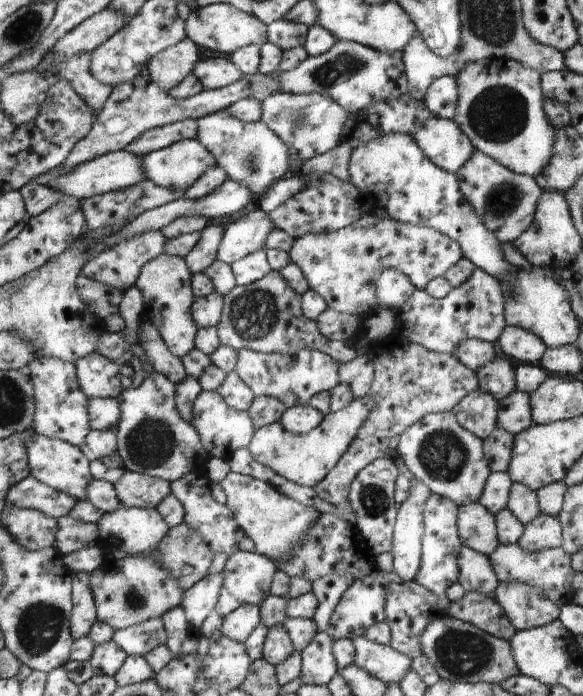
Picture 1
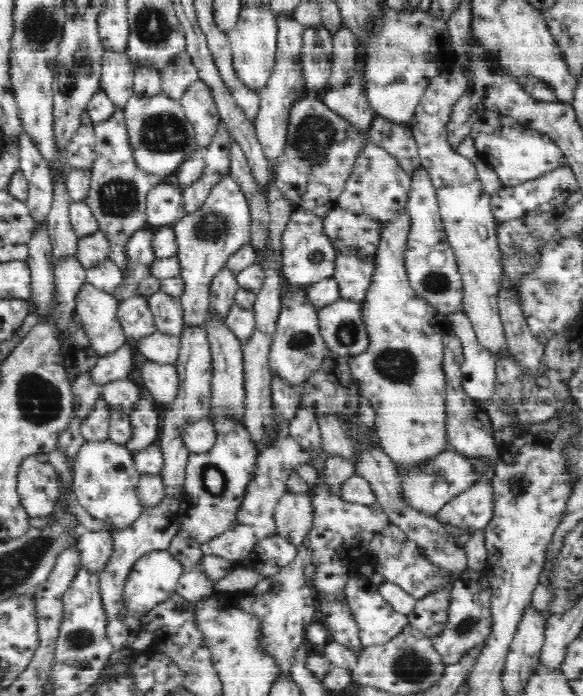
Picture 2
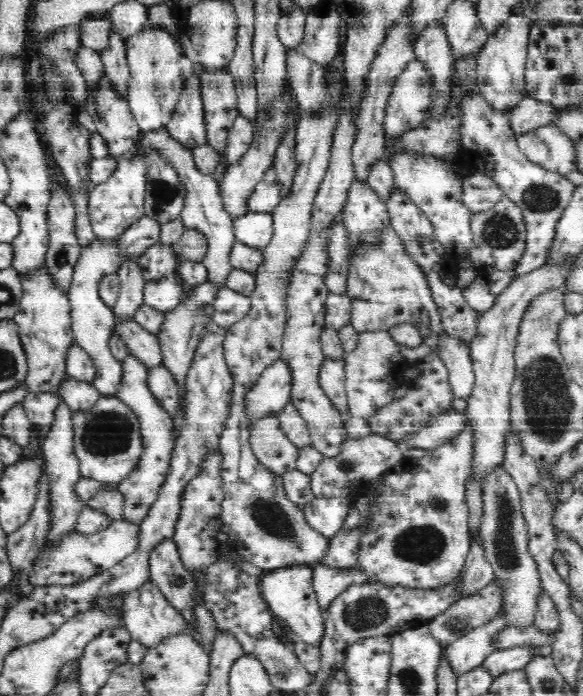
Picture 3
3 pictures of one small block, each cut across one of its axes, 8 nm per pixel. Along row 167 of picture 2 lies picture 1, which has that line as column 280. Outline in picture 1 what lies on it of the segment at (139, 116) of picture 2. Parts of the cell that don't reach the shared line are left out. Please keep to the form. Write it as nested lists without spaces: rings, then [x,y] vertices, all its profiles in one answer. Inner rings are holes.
[[[218,111],[197,121],[196,139],[214,156],[227,178],[251,190],[255,199],[259,200],[276,182],[291,174],[291,149],[261,120],[245,123],[228,112]]]

